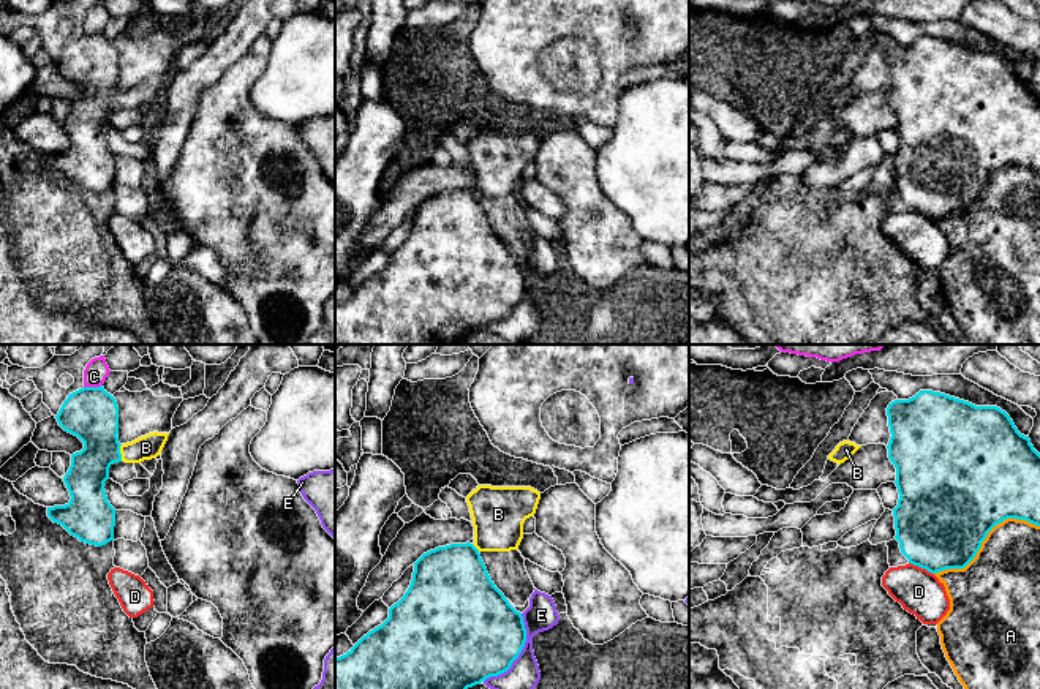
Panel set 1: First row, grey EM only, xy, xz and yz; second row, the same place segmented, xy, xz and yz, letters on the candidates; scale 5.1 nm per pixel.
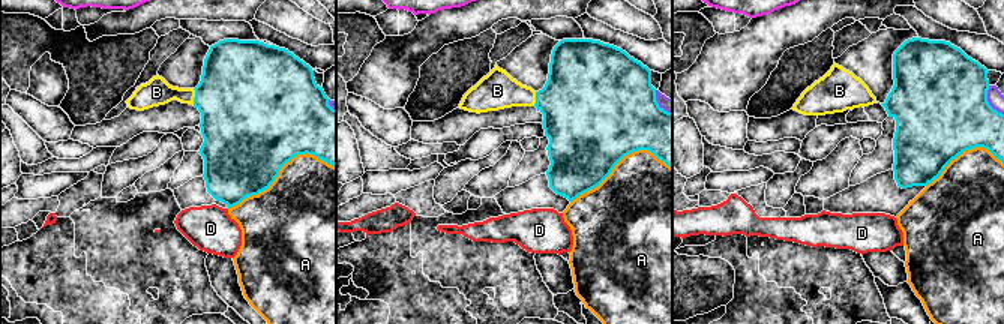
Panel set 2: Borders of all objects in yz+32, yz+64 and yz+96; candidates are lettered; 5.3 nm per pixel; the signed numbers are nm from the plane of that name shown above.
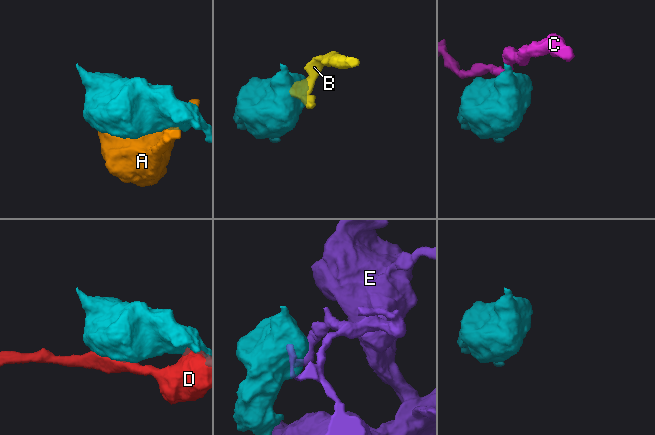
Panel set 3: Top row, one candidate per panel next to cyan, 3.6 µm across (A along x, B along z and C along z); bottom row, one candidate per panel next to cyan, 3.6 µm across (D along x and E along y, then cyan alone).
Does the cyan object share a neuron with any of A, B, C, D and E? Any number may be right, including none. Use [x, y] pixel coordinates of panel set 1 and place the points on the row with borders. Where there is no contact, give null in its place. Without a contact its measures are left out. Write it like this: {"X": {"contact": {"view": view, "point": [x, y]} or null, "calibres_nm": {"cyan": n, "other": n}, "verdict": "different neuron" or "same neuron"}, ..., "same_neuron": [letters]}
{"A": {"contact": {"view": "yz", "point": [985, 538]}, "calibres_nm": {"cyan": 500, "other": 380}, "verdict": "different neuron"}, "B": {"contact": {"view": "xy", "point": [119, 452]}, "calibres_nm": {"cyan": 280, "other": 130}, "verdict": "same neuron"}, "C": {"contact": {"view": "xy", "point": [92, 387]}, "calibres_nm": {"cyan": 280, "other": 120}, "verdict": "different neuron"}, "D": {"contact": {"view": "yz", "point": [922, 568]}, "calibres_nm": {"cyan": 460, "other": 220}, "verdict": "different neuron"}, "E": {"contact": {"view": "xz", "point": [520, 651]}, "calibres_nm": {"cyan": 460, "other": 160}, "verdict": "different neuron"}, "same_neuron": ["B"]}

